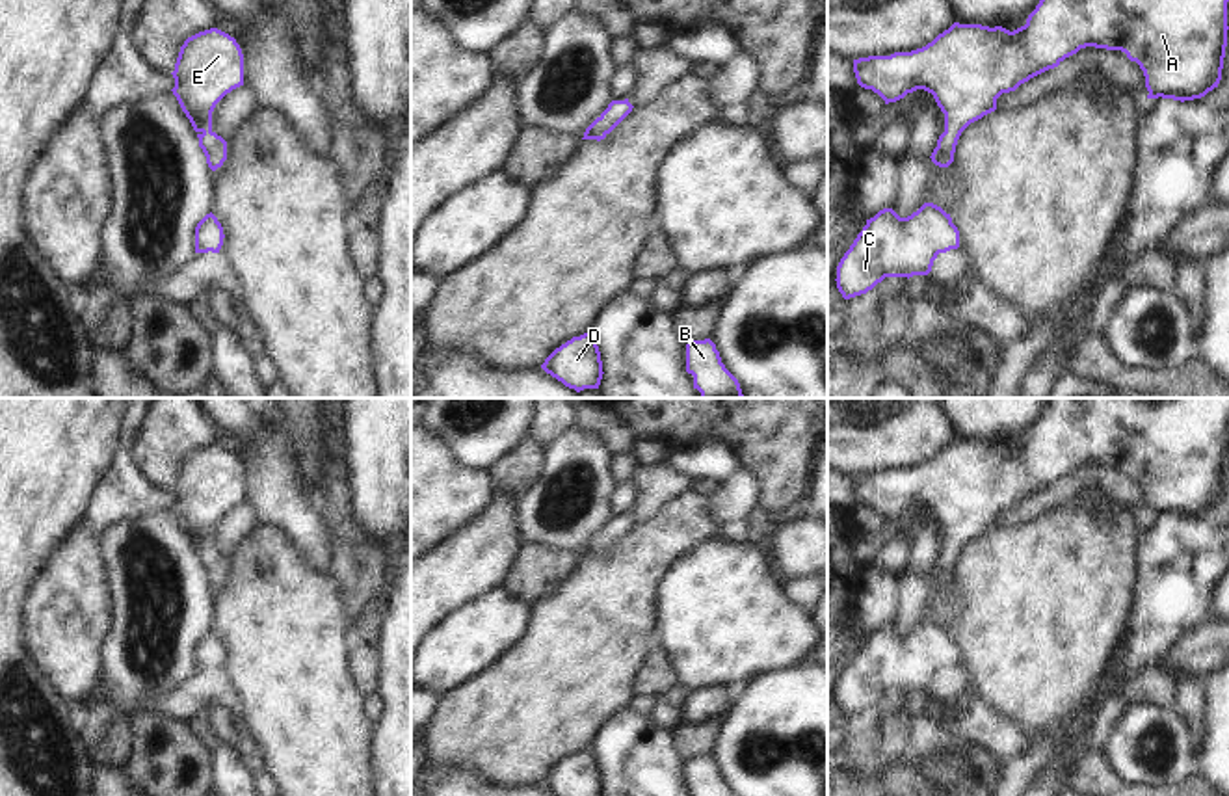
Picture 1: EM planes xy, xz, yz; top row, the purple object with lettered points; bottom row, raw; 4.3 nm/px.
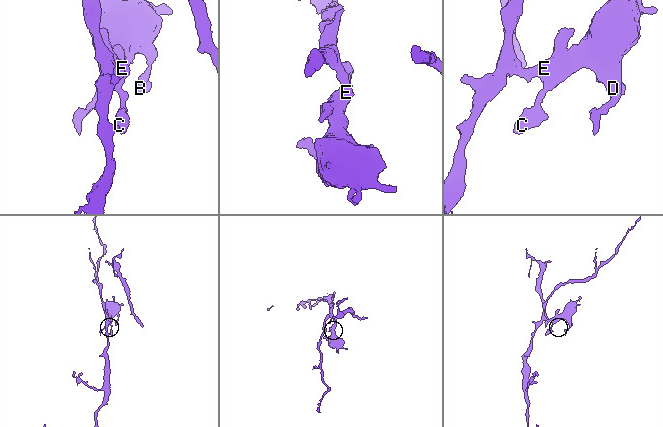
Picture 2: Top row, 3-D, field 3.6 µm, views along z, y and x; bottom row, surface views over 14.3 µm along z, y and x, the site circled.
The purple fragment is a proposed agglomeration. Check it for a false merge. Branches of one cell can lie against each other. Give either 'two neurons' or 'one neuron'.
one neuron

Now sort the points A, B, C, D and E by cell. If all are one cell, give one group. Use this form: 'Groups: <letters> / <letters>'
Groups: A B C D E

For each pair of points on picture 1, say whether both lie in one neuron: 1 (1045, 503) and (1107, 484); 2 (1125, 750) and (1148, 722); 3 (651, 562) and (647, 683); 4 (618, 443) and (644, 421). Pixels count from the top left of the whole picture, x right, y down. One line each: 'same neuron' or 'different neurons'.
1: same neuron
2: same neuron
3: different neurons
4: different neurons

